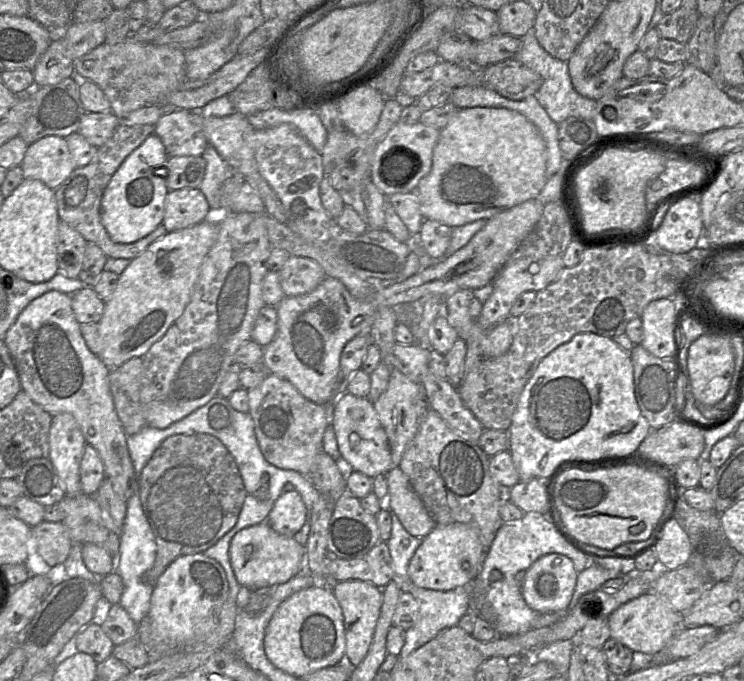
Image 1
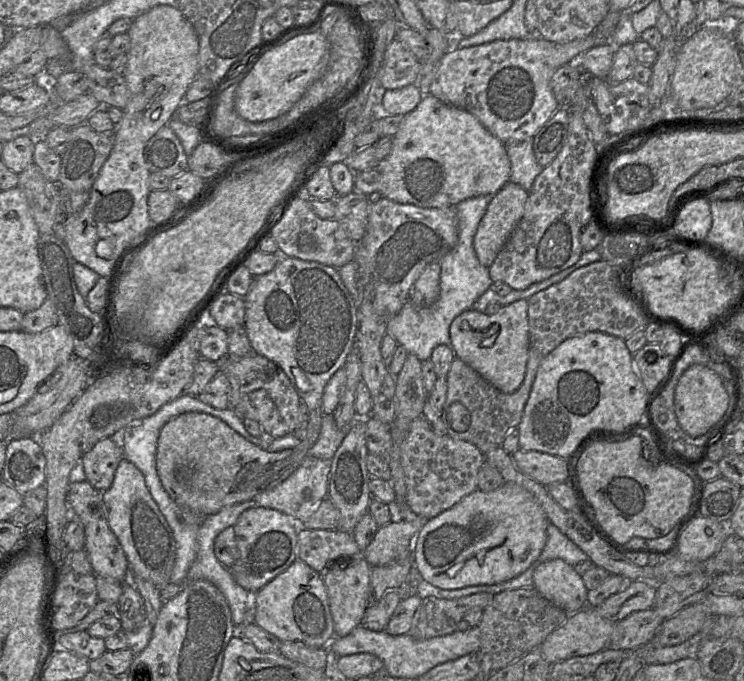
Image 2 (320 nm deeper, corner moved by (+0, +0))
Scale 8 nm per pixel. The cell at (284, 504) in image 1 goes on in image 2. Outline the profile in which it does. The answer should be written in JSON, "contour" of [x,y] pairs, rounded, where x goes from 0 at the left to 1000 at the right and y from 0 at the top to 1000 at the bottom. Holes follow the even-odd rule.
{"contour":[[[341,744],[329,749],[315,769],[321,818],[306,834],[320,859],[344,872],[401,821],[403,772],[387,756],[368,747]]]}

